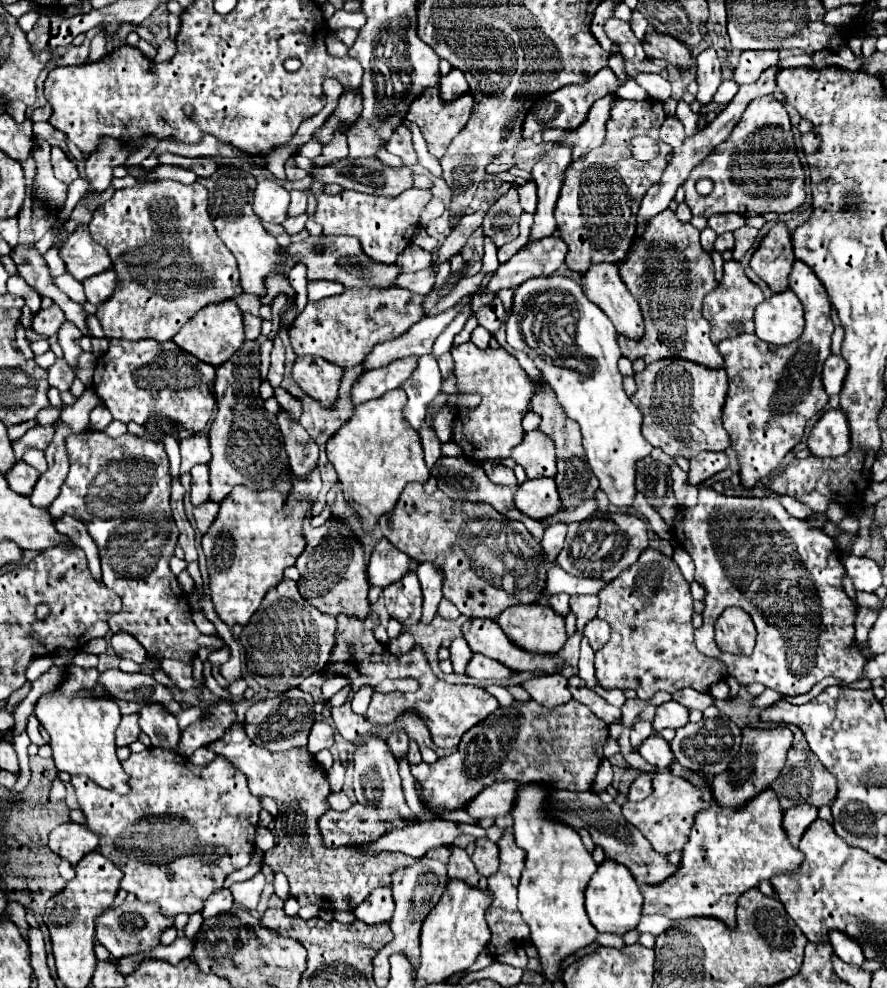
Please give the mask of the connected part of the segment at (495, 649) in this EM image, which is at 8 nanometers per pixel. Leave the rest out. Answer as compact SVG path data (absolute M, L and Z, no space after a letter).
M473 618L463 624L463 638L473 652L491 656L493 660L505 664L509 670L521 672L561 672L563 660L557 654L535 654L513 644L499 628L495 620Z

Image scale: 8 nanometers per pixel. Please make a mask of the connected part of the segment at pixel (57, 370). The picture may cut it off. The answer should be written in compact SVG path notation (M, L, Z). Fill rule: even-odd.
M63 358L55 360L55 364L49 368L49 384L65 392L71 388L73 380L75 380L75 372L67 366L67 362Z

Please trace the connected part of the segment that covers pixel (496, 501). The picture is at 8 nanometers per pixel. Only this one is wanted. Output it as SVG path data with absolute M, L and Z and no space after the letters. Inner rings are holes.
M441 456L441 458L435 462L435 466L431 468L431 476L435 476L439 490L443 490L449 498L487 502L487 504L491 504L497 512L501 512L503 516L507 516L507 518L511 518L511 520L521 520L521 522L527 526L527 530L529 530L533 536L537 536L537 540L543 536L545 522L535 520L535 518L529 518L529 516L525 516L523 512L519 512L519 510L515 508L515 504L513 504L513 488L493 484L493 482L487 478L485 470L483 470L481 466L477 466L477 464L473 464L473 460L469 460L469 458L465 458L465 456L461 456L461 458Z

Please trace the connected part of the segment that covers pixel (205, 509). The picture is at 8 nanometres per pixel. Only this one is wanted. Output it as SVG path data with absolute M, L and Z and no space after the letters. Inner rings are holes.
M209 500L209 502L205 502L205 504L199 504L199 506L193 510L193 516L195 516L195 520L197 520L199 532L207 532L209 522L213 522L213 516L217 516L217 508L219 508L219 504L215 504L213 500Z

